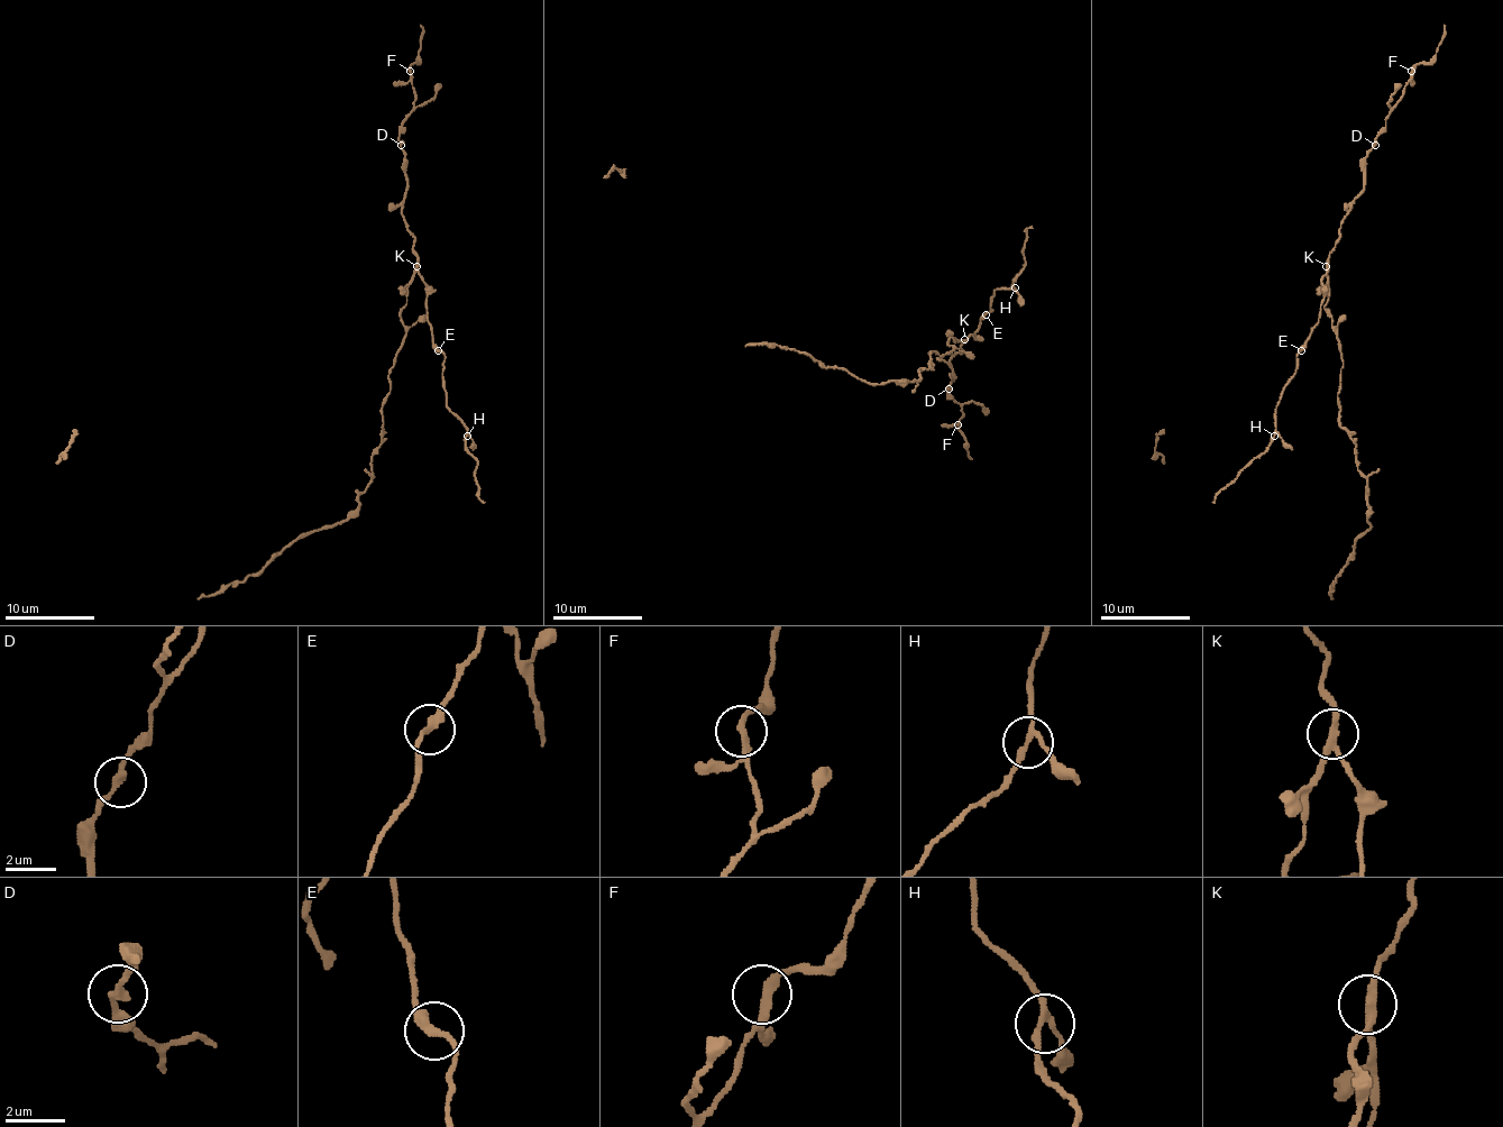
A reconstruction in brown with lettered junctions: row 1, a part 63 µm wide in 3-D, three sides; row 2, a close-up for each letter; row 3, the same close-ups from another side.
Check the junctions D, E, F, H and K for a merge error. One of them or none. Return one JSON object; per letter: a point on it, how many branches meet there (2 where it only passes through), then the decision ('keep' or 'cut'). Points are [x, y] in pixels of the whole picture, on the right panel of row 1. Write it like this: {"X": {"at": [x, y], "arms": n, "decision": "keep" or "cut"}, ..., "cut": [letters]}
{"D": {"at": [1375, 145], "arms": 2, "decision": "keep"}, "E": {"at": [1301, 350], "arms": 2, "decision": "keep"}, "F": {"at": [1411, 71], "arms": 3, "decision": "keep"}, "H": {"at": [1274, 436], "arms": 3, "decision": "keep"}, "K": {"at": [1326, 266], "arms": 3, "decision": "cut"}, "cut": ["K"]}

